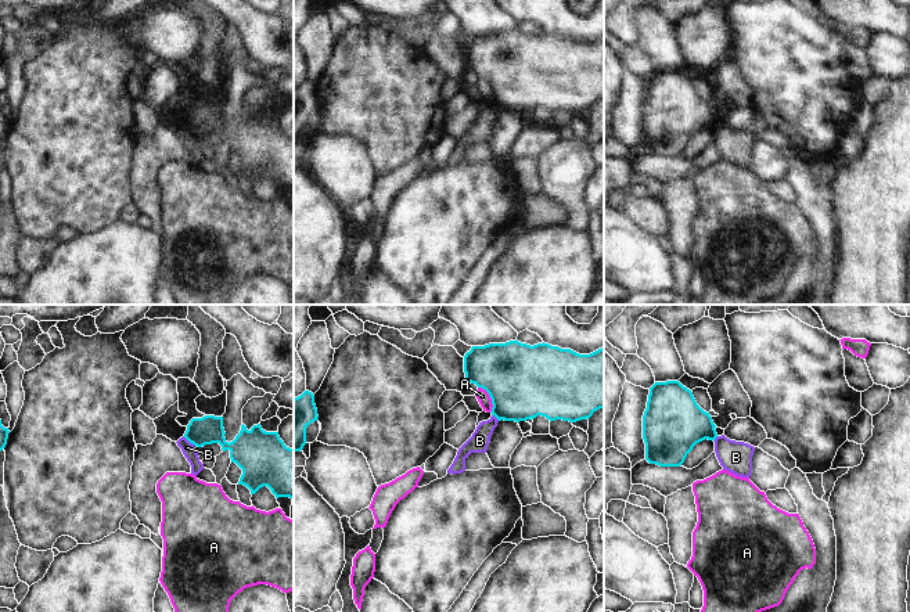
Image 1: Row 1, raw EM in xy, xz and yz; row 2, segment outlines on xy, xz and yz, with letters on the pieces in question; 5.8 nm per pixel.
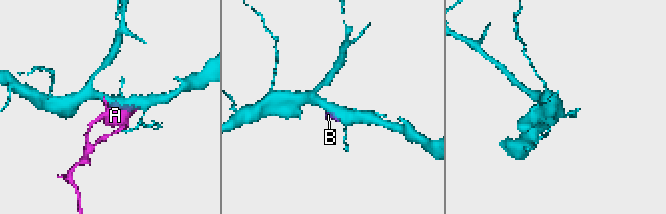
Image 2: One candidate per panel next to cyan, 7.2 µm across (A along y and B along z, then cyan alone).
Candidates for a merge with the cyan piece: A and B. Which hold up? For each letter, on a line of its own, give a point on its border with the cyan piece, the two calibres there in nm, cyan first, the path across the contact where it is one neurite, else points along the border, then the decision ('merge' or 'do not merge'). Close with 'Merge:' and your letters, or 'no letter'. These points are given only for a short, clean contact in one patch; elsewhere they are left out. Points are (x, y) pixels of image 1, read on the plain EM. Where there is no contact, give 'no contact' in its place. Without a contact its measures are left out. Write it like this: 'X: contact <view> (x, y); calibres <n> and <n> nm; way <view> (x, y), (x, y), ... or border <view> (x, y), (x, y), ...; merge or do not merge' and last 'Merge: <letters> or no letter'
A: contact xz (491, 87); calibres 420 and 70 nm; do not merge
B: contact xy (189, 130); calibres 160 and 70 nm; border xy (183, 126), (194, 134); do not merge
Merge: no letter

